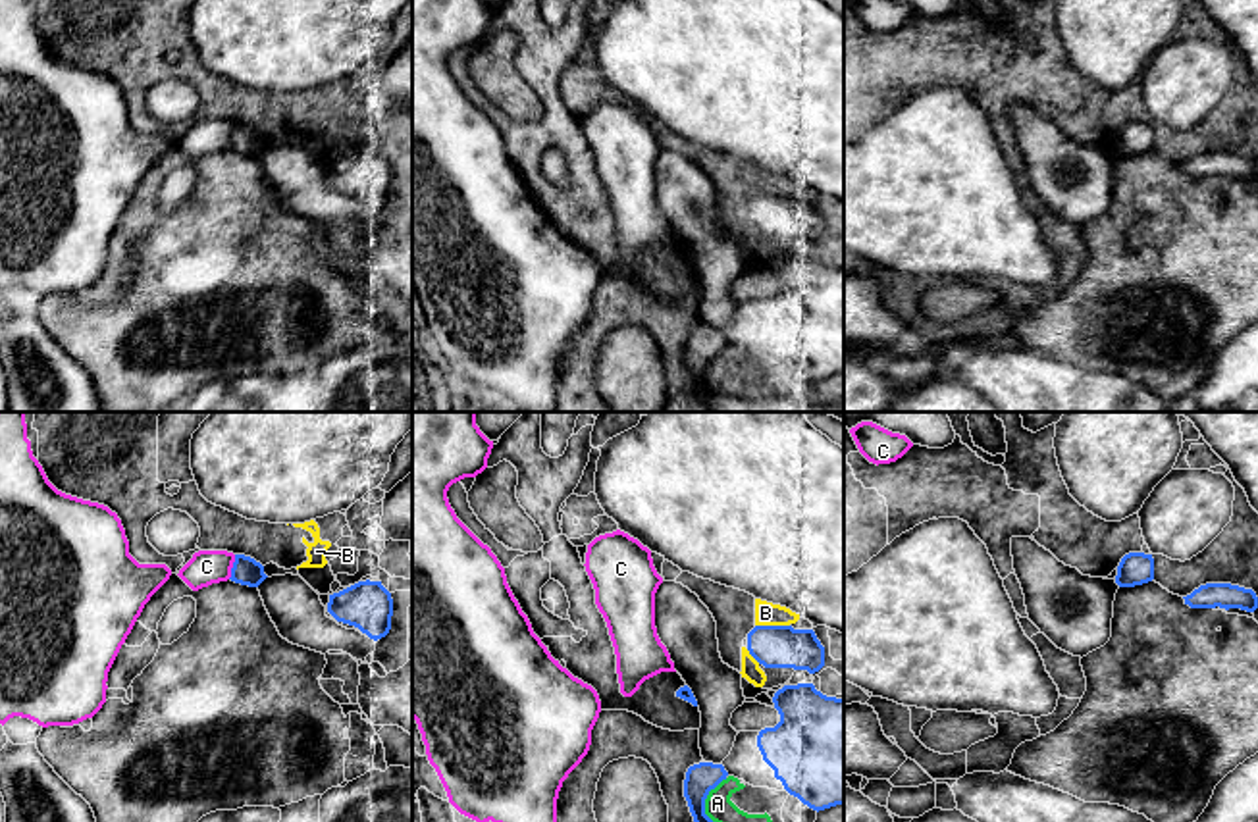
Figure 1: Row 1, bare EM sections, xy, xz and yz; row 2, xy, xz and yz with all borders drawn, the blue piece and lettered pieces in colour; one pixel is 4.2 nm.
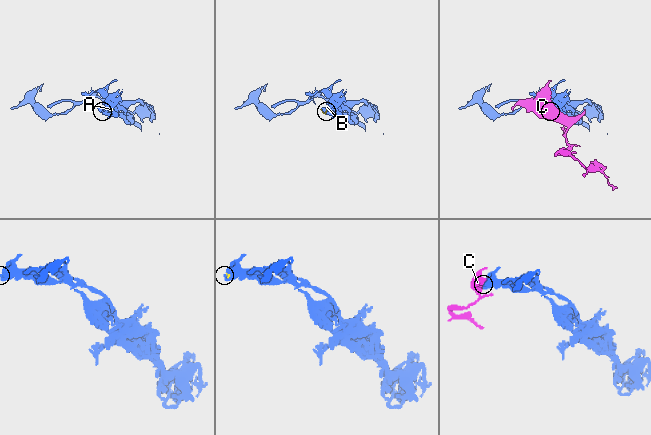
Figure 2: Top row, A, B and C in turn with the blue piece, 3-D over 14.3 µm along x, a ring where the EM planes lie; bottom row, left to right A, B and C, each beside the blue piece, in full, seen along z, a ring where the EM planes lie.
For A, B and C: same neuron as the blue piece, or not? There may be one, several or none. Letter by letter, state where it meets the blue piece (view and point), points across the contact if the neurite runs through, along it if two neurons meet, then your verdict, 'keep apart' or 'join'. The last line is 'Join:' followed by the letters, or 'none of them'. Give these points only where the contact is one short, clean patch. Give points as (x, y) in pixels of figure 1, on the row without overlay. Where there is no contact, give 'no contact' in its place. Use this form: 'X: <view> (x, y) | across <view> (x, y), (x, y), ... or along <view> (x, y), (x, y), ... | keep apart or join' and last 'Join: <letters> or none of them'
A: xz (725, 395) | keep apart
B: xz (773, 195) | along xz (756, 193), (788, 195) | keep apart
C: xy (234, 135) | across xy (245, 139), (234, 135), (207, 135) | join
Join: C

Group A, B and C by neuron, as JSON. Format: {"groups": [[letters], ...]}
{"groups": [["A"], ["B"], ["C"]]}

